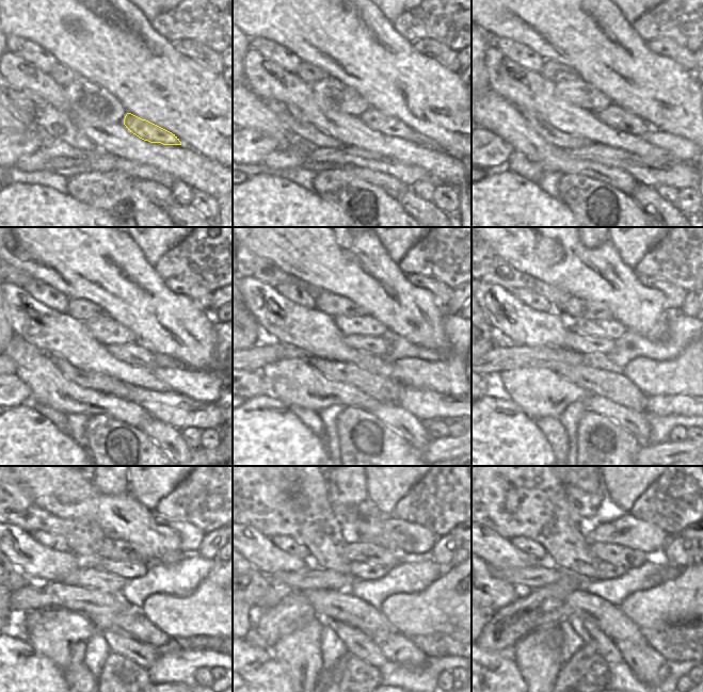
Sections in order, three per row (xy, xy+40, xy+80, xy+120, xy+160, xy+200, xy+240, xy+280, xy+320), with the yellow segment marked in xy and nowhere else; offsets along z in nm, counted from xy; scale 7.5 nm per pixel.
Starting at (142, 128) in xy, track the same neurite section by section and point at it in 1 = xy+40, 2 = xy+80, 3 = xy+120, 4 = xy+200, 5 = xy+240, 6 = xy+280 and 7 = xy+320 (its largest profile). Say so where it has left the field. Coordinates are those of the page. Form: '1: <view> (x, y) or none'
1: xy+40 (378, 121)
2: xy+80 (613, 116)
3: xy+120 (134, 353)
4: xy+200 (581, 343)
5: xy+240 (94, 578)
6: xy+280 (312, 577)
7: xy+320 (540, 576)

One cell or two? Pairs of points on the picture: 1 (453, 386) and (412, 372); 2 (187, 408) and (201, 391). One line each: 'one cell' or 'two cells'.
1: one cell
2: two cells

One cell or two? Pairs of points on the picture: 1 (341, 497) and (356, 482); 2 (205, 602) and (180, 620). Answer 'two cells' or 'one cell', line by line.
1: one cell
2: one cell

